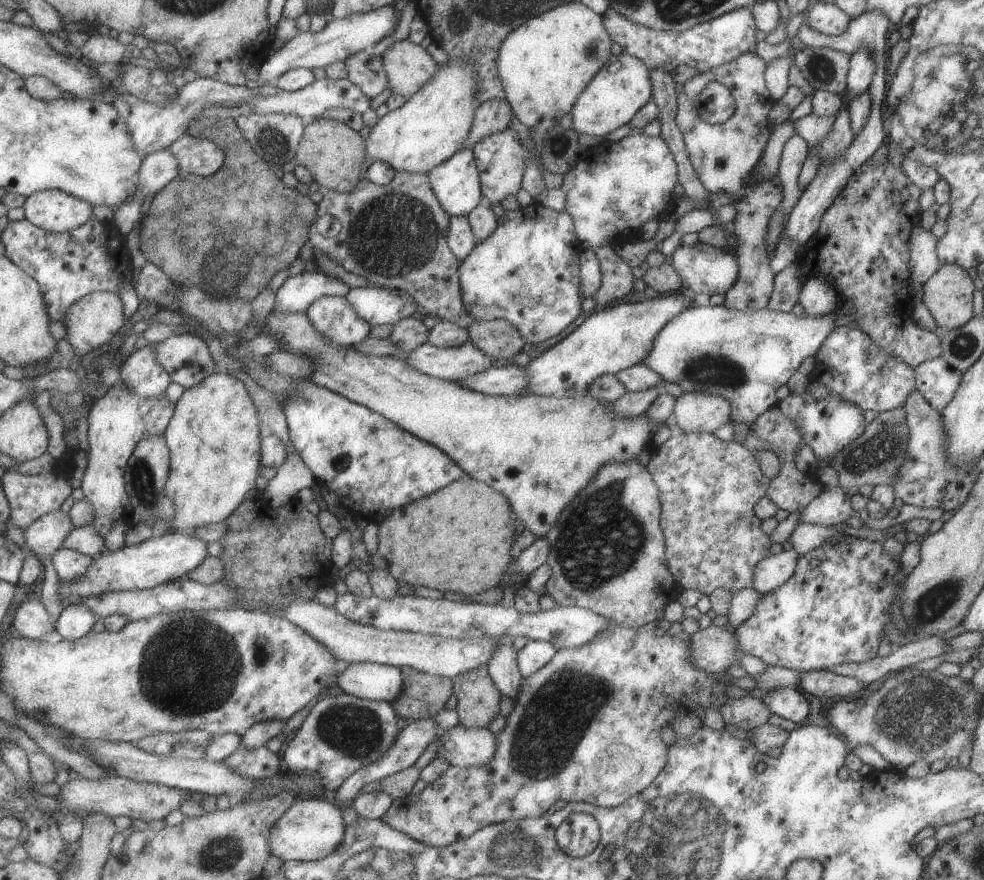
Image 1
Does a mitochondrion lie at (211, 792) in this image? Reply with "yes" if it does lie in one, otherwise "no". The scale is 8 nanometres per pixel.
no

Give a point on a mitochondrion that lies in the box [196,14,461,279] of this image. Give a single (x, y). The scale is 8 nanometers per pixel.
(273, 135)

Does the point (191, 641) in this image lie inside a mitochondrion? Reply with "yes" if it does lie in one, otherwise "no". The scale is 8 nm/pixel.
yes

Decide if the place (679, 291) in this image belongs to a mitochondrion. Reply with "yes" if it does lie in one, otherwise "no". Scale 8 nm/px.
no

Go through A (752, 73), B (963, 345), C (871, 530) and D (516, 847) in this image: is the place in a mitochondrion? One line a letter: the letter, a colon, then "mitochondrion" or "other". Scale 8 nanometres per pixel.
A: other
B: mitochondrion
C: other
D: mitochondrion

